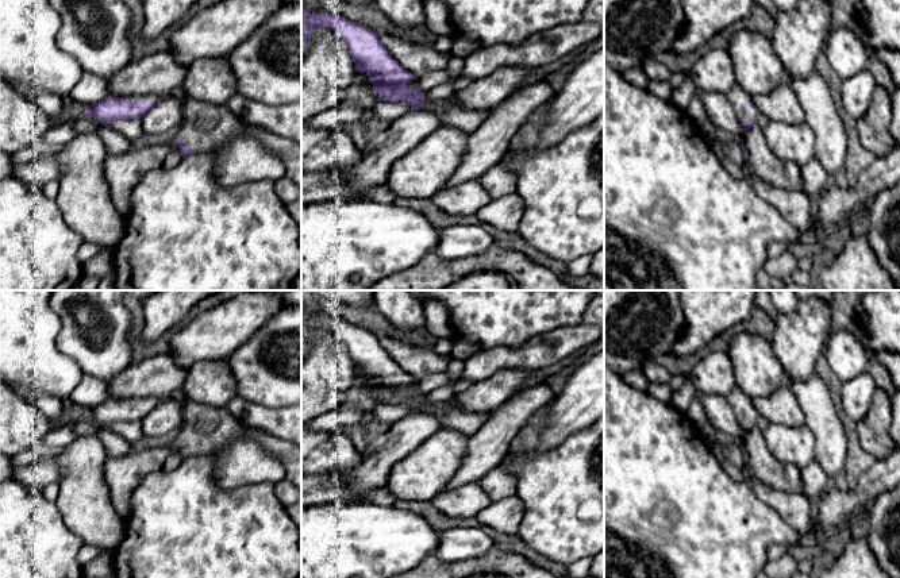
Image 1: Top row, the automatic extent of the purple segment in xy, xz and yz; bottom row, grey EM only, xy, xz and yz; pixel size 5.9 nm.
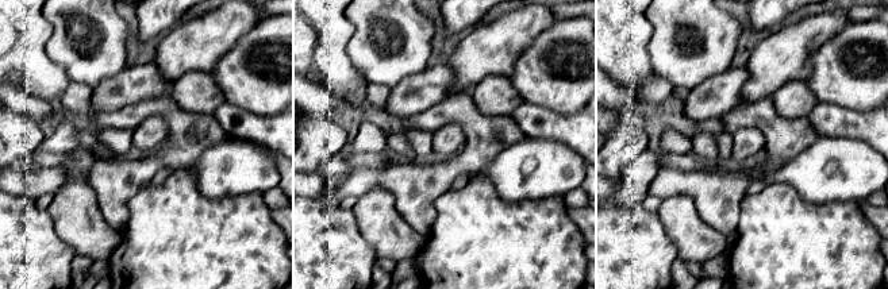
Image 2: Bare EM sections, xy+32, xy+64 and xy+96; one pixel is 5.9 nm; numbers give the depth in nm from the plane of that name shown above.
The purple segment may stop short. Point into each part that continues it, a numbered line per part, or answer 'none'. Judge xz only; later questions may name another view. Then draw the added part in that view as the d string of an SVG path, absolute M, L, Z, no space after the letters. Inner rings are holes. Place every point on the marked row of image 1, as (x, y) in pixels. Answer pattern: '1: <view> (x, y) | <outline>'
1: xz (450, 116) | M424 100L423 109L435 111L439 115L442 126L462 130L470 135L486 119L489 111L466 111L449 104L447 100Z

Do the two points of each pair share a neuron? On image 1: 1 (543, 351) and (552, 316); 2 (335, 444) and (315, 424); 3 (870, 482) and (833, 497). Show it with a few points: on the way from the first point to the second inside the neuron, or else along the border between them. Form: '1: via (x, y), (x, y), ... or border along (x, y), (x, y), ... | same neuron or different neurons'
1: border along (579, 323), (535, 335), (519, 346) | different neurons
2: border along (315, 430), (339, 432) | different neurons
3: via (861, 492), (856, 497), (842, 497) | same neuron

